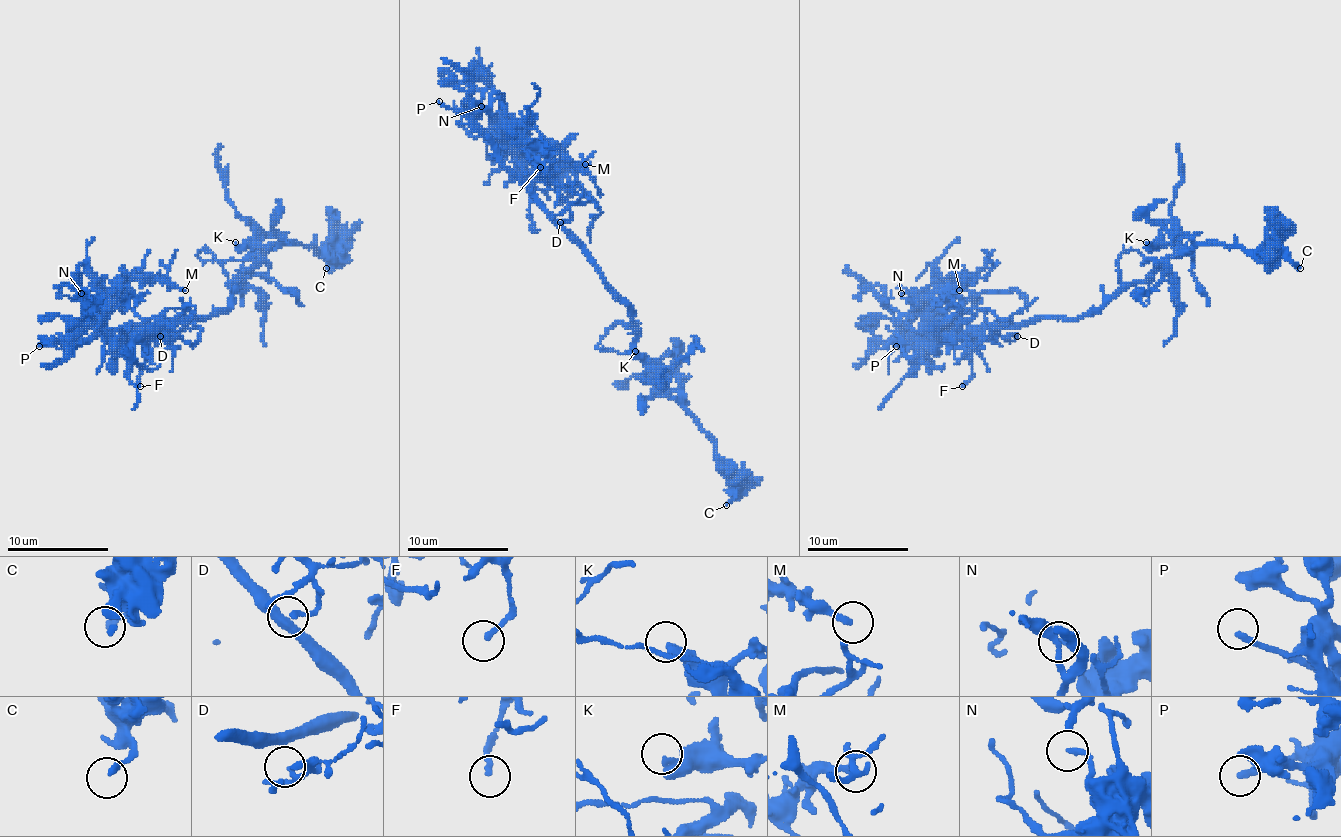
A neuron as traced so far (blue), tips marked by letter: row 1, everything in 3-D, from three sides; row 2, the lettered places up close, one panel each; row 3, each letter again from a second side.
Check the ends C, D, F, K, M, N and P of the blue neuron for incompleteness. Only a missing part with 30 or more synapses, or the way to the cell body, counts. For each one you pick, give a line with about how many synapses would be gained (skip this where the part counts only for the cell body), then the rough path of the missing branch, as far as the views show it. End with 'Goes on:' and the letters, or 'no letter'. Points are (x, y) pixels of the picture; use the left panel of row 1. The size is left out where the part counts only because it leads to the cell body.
Goes on: P

